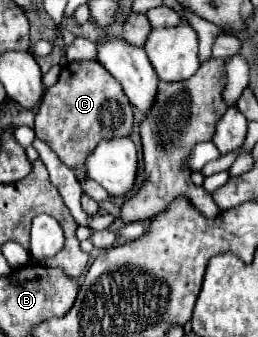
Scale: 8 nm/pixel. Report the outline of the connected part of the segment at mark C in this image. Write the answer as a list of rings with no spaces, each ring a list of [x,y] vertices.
[[[81,60],[65,64],[55,86],[45,90],[39,110],[35,114],[35,134],[37,138],[49,142],[55,154],[75,170],[77,178],[85,176],[85,156],[101,142],[117,138],[119,134],[127,136],[133,126],[133,108],[123,94],[121,84],[97,62]]]

